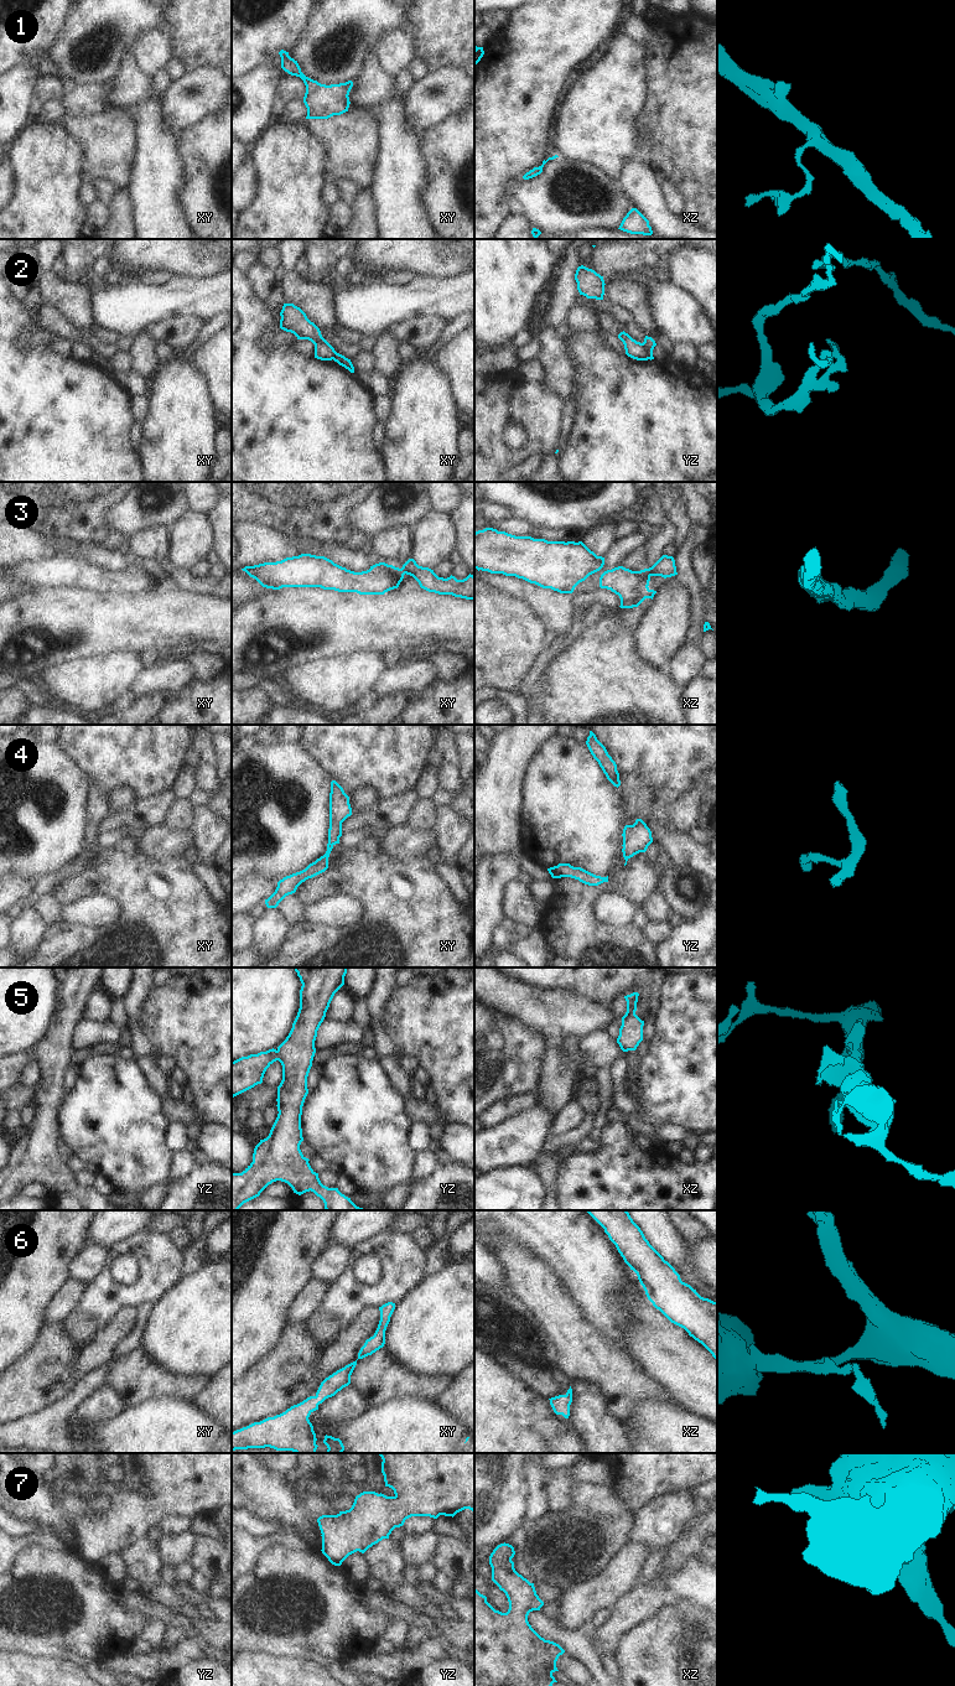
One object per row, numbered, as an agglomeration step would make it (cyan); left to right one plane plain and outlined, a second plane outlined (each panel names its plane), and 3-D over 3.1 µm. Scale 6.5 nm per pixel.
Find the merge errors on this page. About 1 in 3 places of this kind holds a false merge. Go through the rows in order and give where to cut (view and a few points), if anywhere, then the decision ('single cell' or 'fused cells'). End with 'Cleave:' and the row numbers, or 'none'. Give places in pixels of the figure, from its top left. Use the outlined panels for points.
1: no cut | single cell
2: yz (642, 343), (648, 352), (648, 358) | fused cells
3: xz (643, 570), (649, 576) | fused cells
4: no cut | single cell
5: xz (634, 1012), (624, 1016) | fused cells
6: no cut | single cell
7: no cut | single cell
Cleave: 2, 3, 5

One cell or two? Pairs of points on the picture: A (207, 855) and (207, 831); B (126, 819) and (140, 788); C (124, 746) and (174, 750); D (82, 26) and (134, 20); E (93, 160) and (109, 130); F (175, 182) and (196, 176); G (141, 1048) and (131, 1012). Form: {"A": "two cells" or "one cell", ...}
{"A": "one cell", "B": "two cells", "C": "one cell", "D": "one cell", "E": "one cell", "F": "two cells", "G": "one cell"}

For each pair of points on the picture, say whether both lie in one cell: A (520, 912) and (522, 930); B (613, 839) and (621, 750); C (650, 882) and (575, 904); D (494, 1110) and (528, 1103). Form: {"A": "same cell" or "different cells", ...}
{"A": "different cells", "B": "different cells", "C": "same cell", "D": "same cell"}

